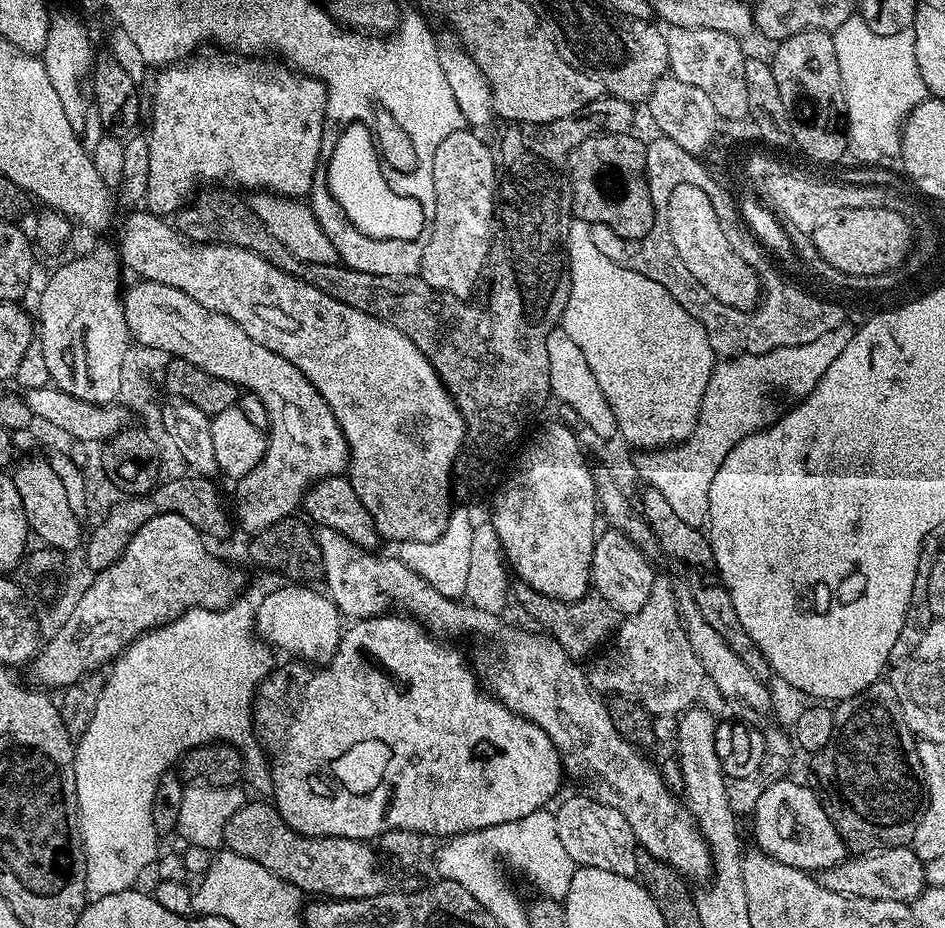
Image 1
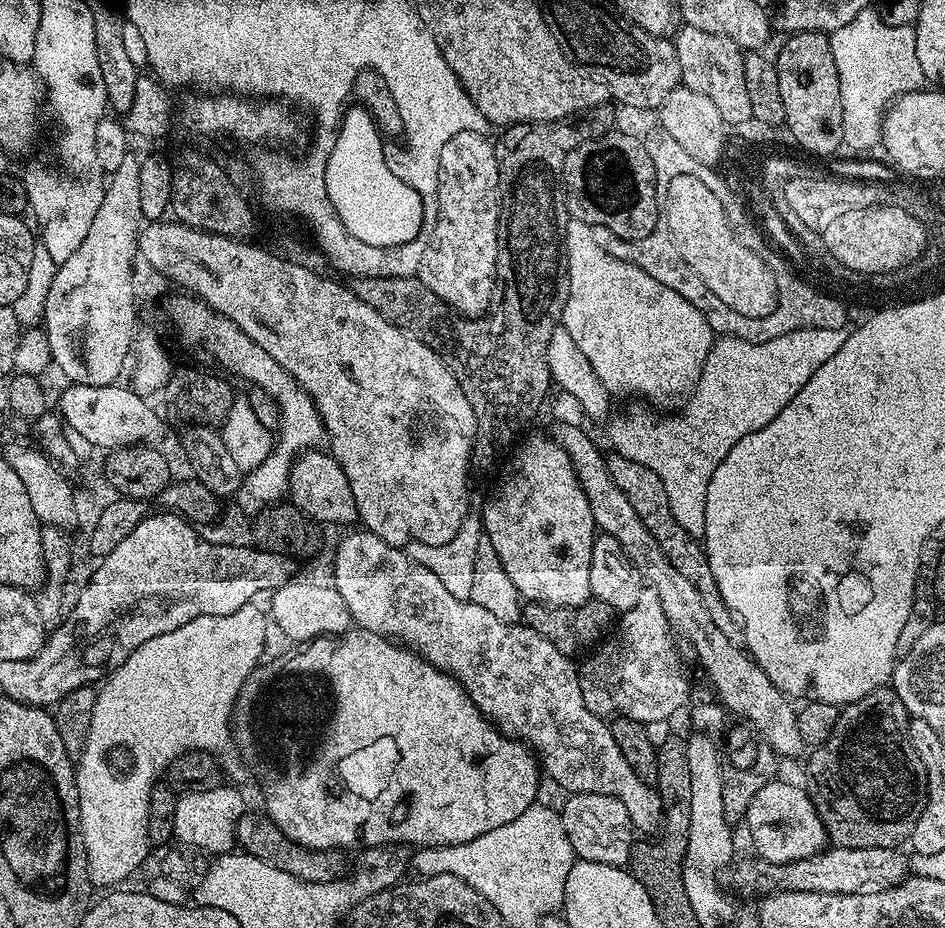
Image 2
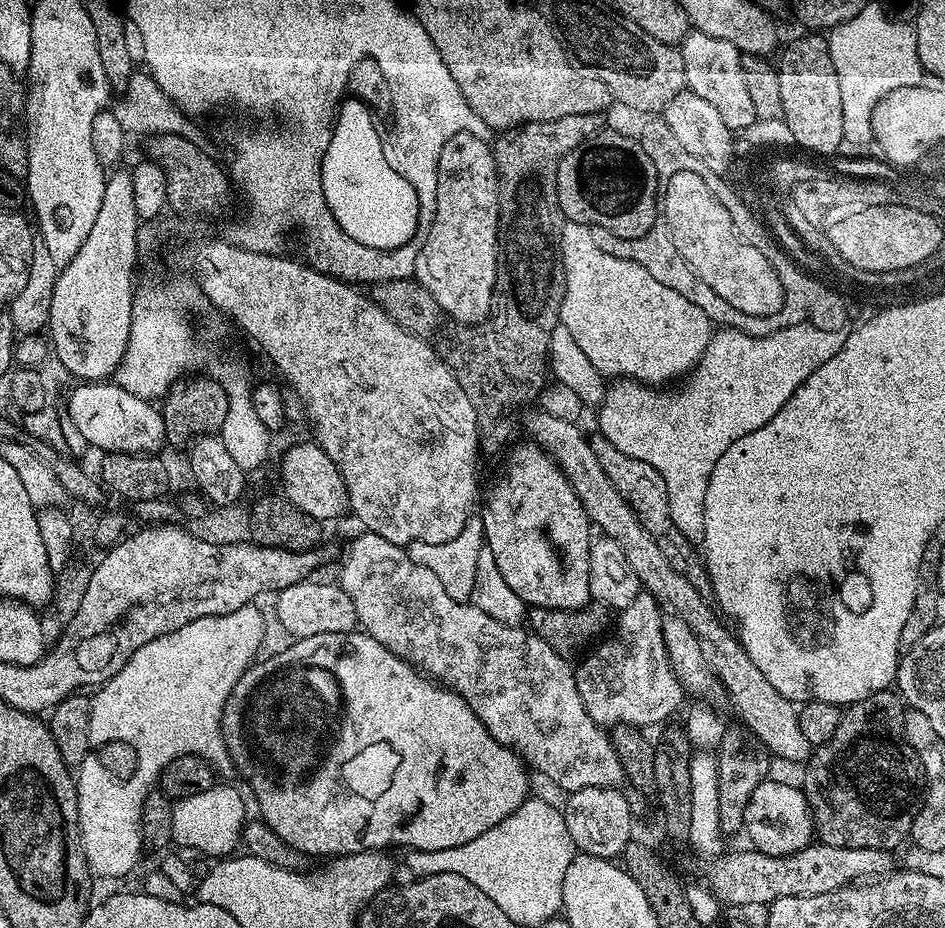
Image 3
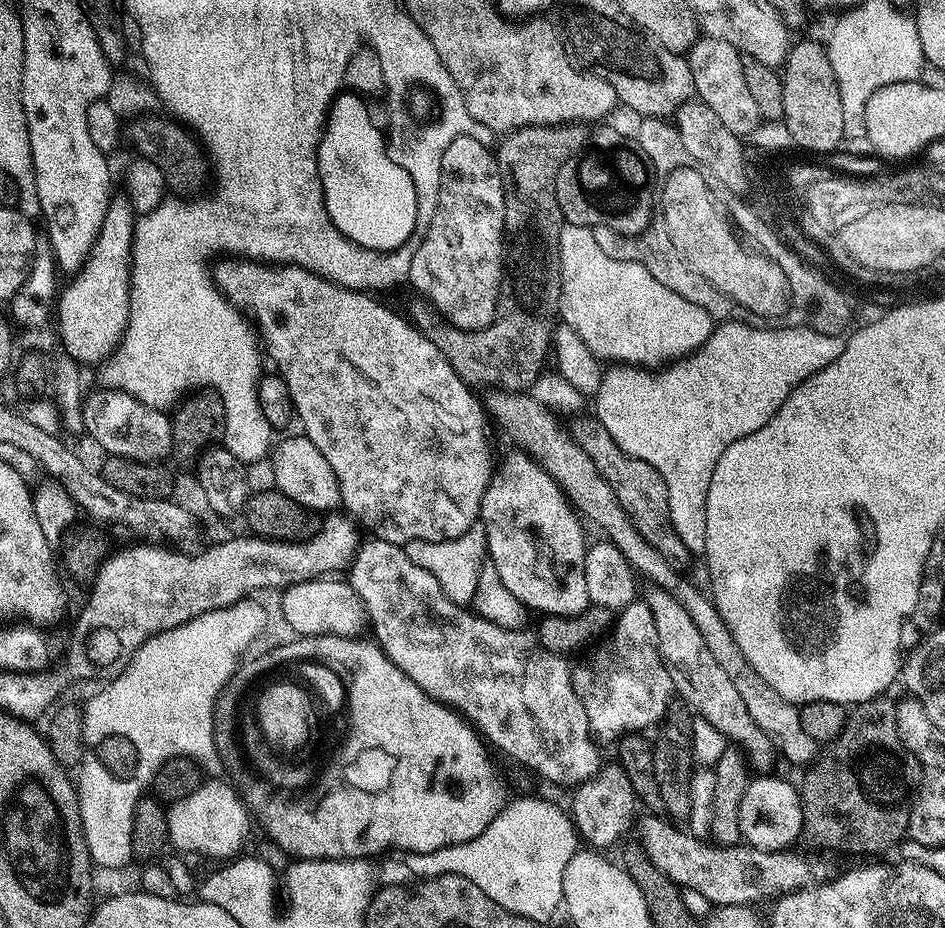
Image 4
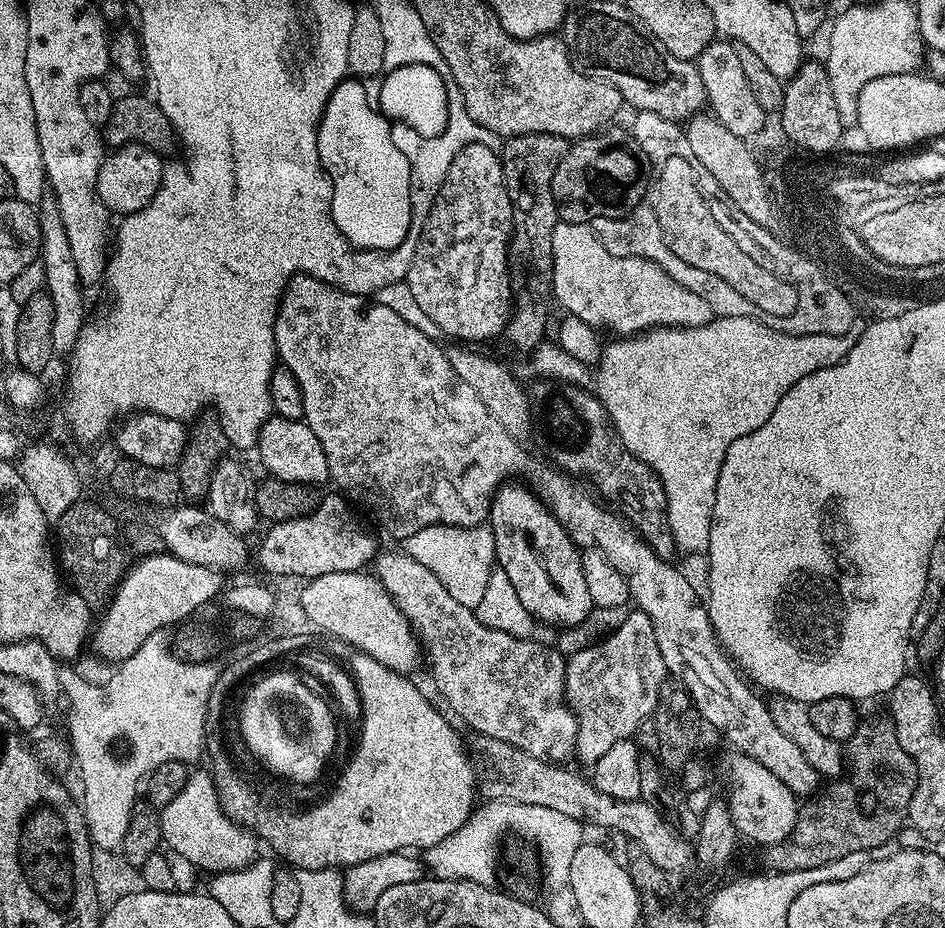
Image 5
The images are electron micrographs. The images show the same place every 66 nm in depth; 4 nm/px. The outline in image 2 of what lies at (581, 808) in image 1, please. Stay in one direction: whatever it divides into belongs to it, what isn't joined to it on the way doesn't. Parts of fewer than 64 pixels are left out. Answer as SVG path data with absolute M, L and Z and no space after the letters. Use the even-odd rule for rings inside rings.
M577 792L567 799L559 813L573 853L582 860L602 862L615 868L625 867L634 841L634 829L630 814L626 814L626 806L622 806L618 798L593 792Z

